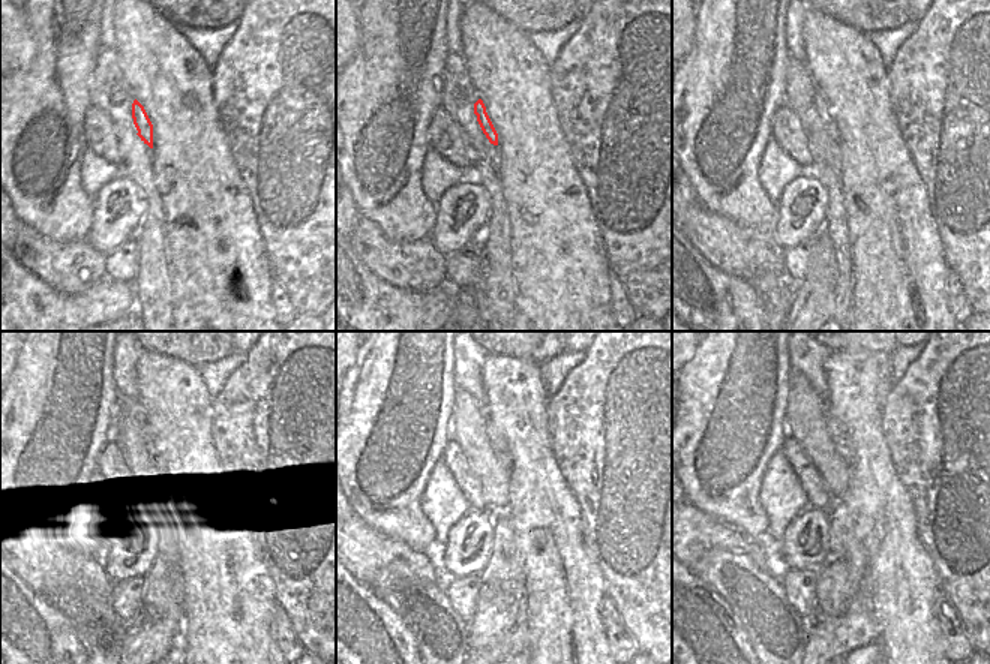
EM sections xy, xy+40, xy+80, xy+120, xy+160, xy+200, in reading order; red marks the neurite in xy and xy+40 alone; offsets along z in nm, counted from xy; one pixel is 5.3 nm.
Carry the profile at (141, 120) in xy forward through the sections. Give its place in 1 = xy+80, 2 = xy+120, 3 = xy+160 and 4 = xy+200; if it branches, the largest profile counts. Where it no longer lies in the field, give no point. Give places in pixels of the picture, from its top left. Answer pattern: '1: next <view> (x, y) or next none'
1: next xy+80 (819, 105)
2: next xy+120 (156, 448)
3: next xy+160 (497, 441)
4: next xy+200 (837, 432)

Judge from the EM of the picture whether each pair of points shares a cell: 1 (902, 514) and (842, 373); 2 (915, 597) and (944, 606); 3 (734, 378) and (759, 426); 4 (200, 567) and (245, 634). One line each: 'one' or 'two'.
1: one
2: two
3: one
4: one

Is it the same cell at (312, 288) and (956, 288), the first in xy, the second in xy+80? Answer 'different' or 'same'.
different

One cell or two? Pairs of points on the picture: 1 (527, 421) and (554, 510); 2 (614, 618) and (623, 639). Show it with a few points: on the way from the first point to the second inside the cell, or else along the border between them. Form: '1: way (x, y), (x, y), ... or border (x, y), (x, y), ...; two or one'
1: way (528, 444), (537, 487); one
2: way (614, 622), (614, 628), (620, 634); one

